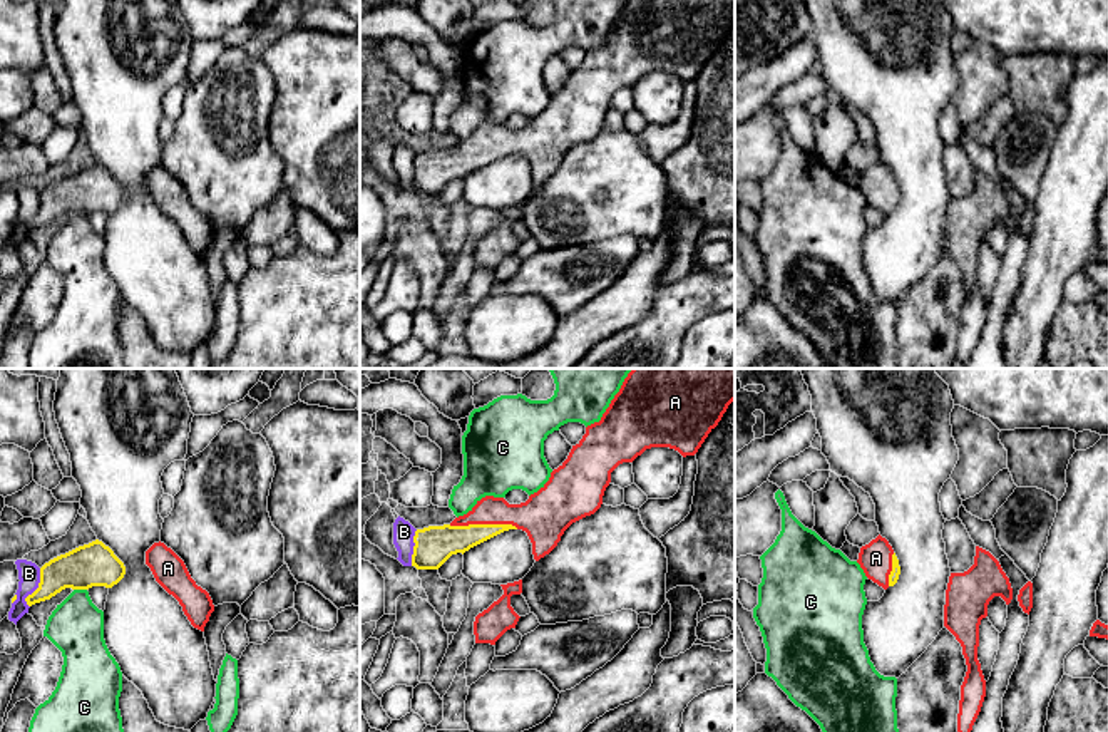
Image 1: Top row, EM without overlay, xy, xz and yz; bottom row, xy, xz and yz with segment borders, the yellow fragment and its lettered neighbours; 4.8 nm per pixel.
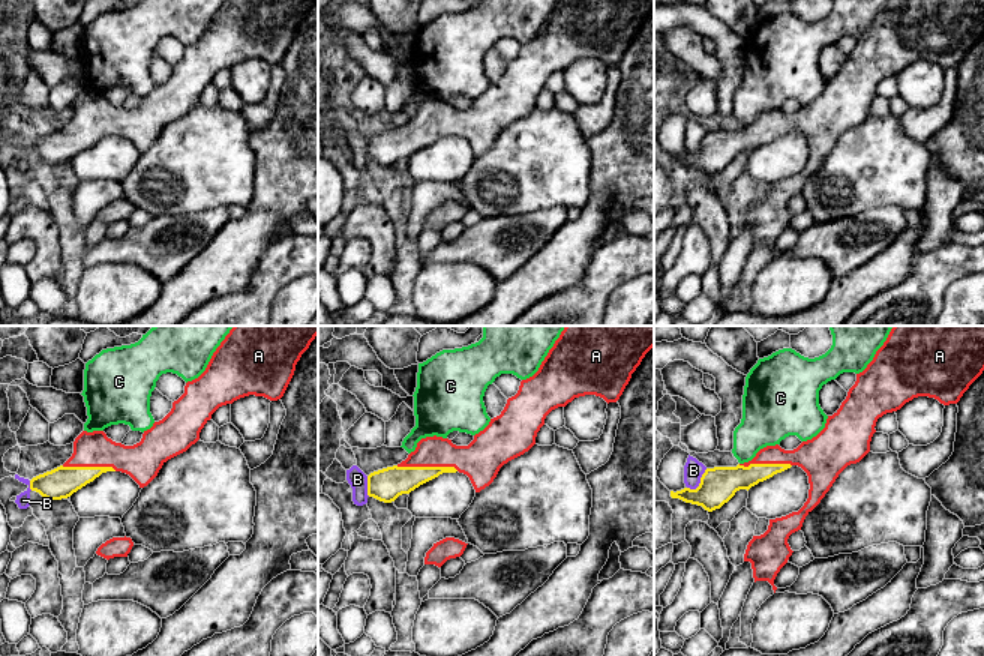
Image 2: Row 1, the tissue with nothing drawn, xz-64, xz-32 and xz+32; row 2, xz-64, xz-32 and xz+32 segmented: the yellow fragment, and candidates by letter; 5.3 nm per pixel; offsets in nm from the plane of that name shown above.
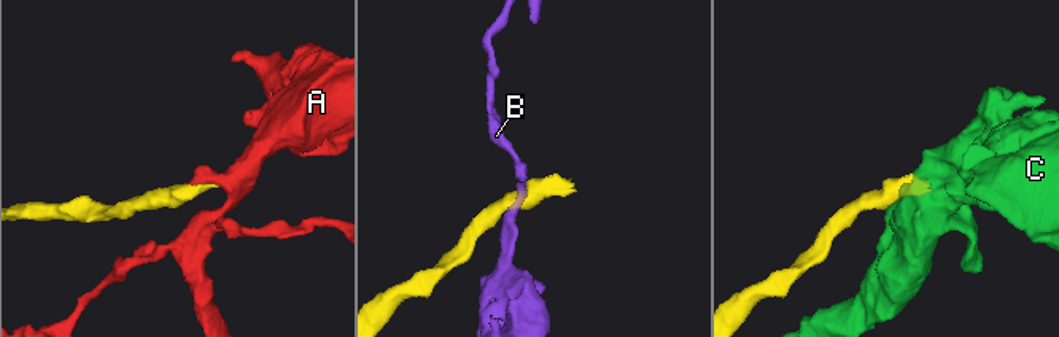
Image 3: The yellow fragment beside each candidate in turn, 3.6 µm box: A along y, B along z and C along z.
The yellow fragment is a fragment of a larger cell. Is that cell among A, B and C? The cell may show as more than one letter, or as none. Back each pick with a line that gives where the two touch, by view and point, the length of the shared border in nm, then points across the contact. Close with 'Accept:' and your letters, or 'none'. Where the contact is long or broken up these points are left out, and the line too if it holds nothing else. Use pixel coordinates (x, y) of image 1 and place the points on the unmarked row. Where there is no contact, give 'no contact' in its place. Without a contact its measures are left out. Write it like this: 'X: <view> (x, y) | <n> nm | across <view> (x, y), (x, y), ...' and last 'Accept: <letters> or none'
A: xz (484, 149) | 340 nm | across xz (436, 168), (484, 149), (492, 141), (534, 141)
Accept: A

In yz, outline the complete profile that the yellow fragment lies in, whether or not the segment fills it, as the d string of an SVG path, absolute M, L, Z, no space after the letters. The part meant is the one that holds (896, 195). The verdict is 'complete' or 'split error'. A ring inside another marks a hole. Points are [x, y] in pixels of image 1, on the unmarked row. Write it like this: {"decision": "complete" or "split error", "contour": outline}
{"decision": "split error", "contour": "M880 159L860 173L857 188L865 201L887 214L894 211L900 199L899 184L885 162Z"}

